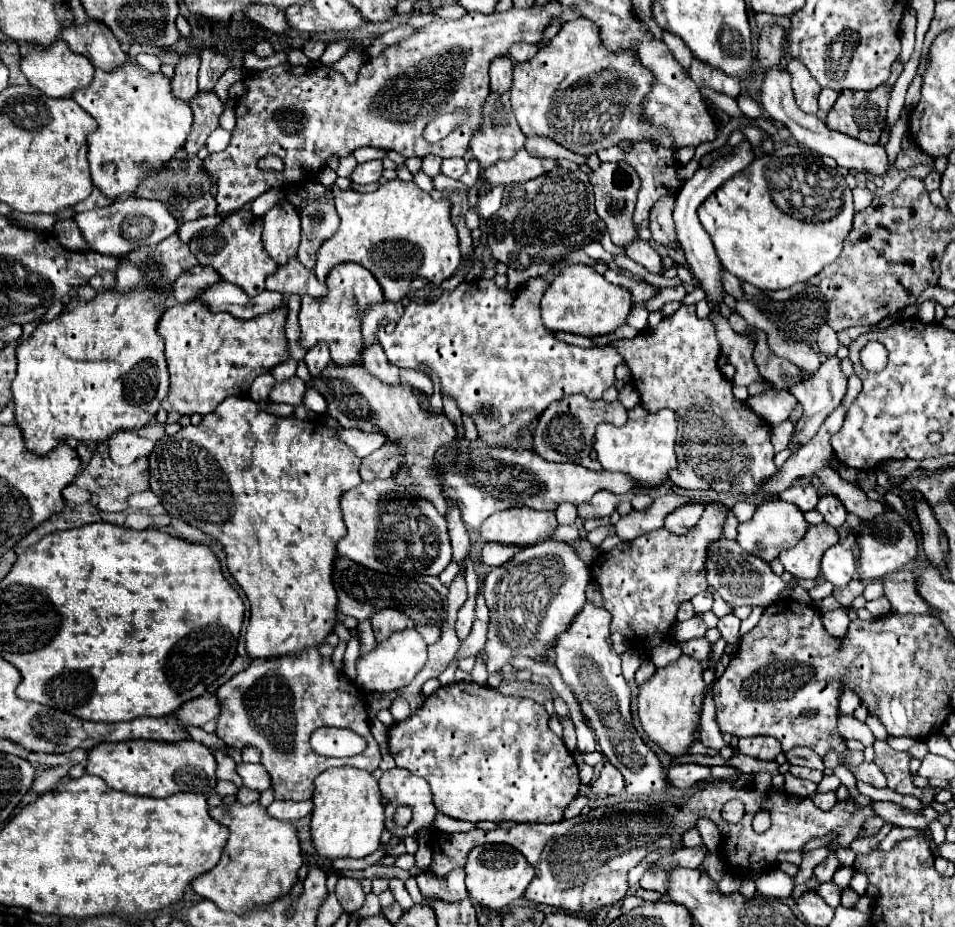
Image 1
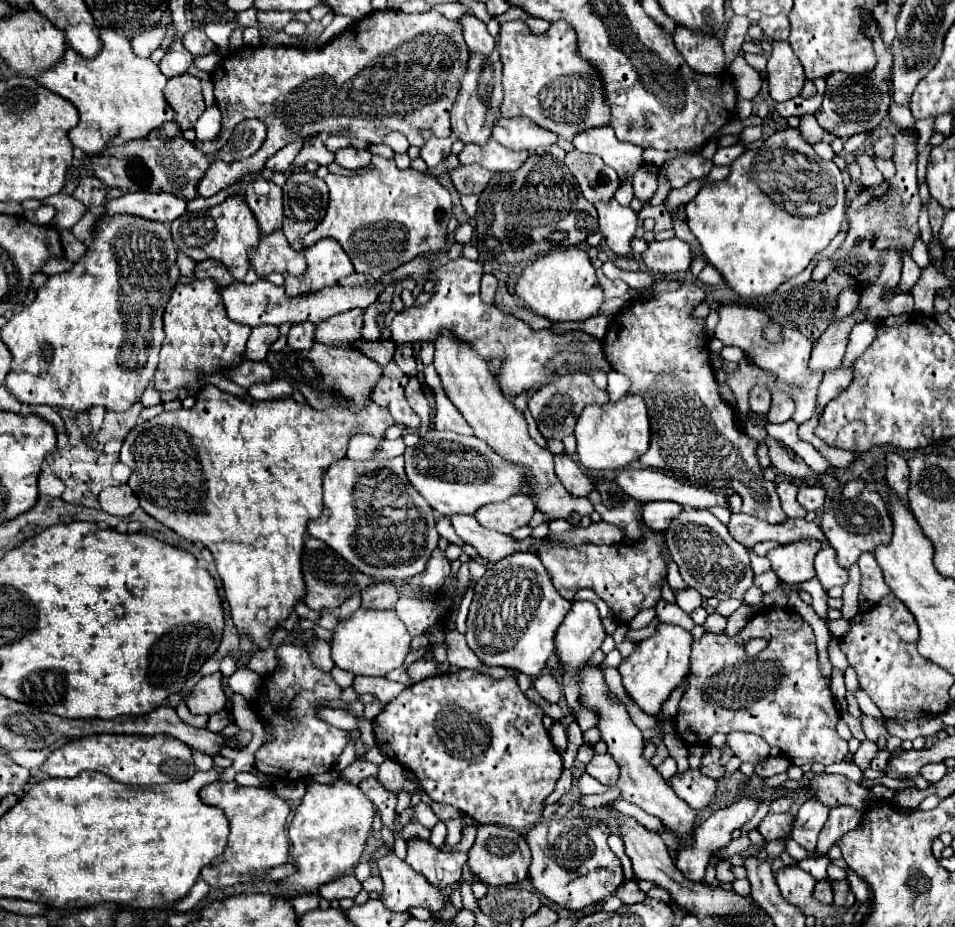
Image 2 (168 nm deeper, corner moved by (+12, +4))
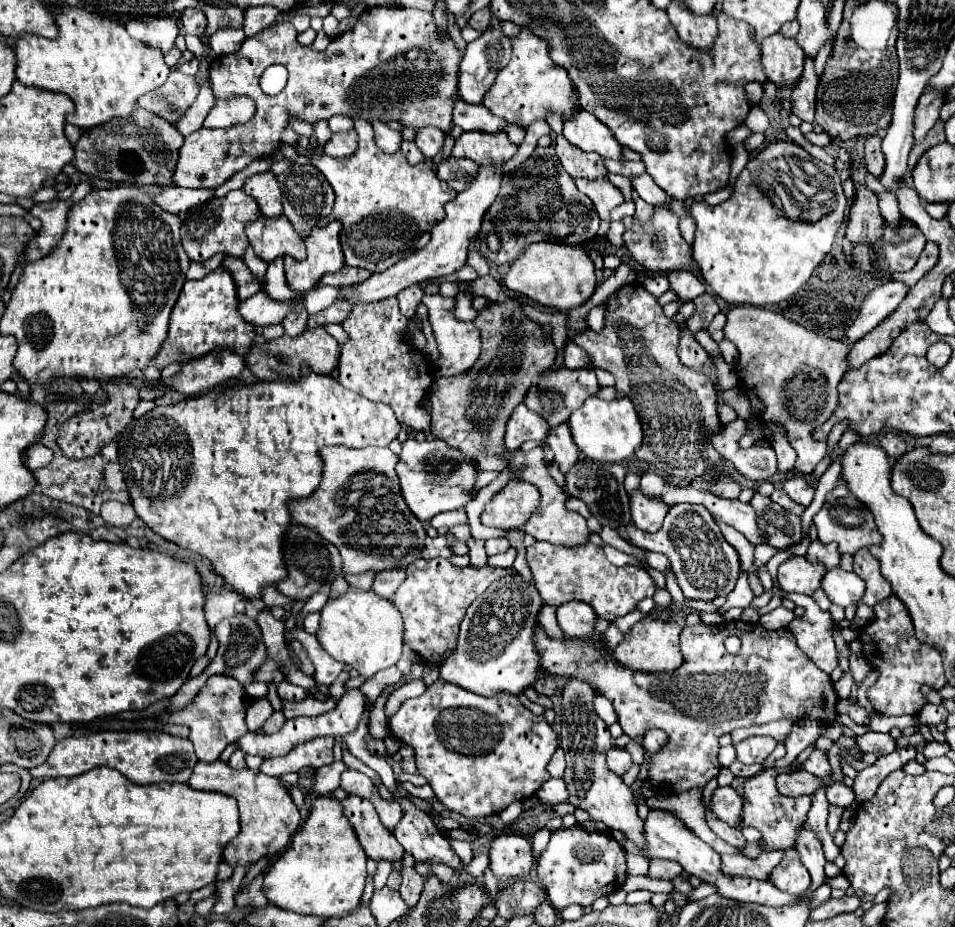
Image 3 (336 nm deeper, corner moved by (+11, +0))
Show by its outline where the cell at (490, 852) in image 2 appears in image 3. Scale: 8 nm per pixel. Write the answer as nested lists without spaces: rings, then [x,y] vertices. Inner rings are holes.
[[[499,835],[489,851],[495,877],[529,877],[533,867],[531,841],[523,835]]]

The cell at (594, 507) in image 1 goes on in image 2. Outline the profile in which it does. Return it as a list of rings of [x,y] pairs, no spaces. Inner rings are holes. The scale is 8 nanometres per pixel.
[[[568,453],[556,455],[554,463],[556,463],[558,481],[564,485],[564,489],[572,497],[588,497],[590,491],[594,491],[594,485],[590,481],[590,477],[584,475],[582,467]]]

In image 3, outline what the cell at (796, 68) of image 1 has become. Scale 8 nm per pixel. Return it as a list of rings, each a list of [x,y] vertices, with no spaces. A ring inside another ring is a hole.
[[[781,33],[769,35],[761,43],[763,51],[763,67],[769,81],[775,85],[793,85],[799,81],[803,73],[803,49],[795,43],[795,39],[789,39]]]

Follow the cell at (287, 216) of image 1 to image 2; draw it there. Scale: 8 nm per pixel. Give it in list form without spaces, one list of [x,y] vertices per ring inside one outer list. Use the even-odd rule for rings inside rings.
[[[262,177],[250,181],[246,185],[244,199],[254,213],[262,235],[282,229],[282,189],[274,181],[266,181]]]

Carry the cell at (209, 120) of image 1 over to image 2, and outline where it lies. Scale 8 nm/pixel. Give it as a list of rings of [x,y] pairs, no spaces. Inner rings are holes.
[[[190,73],[168,79],[164,95],[170,107],[176,111],[176,123],[182,131],[192,129],[206,109],[202,97],[202,83]]]

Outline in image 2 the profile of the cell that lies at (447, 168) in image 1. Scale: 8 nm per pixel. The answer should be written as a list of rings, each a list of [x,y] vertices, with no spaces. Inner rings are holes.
[[[428,137],[426,145],[420,149],[420,157],[426,161],[428,167],[436,167],[438,163],[442,163],[448,155],[450,155],[450,147],[452,147],[452,139],[436,139],[436,137]]]

